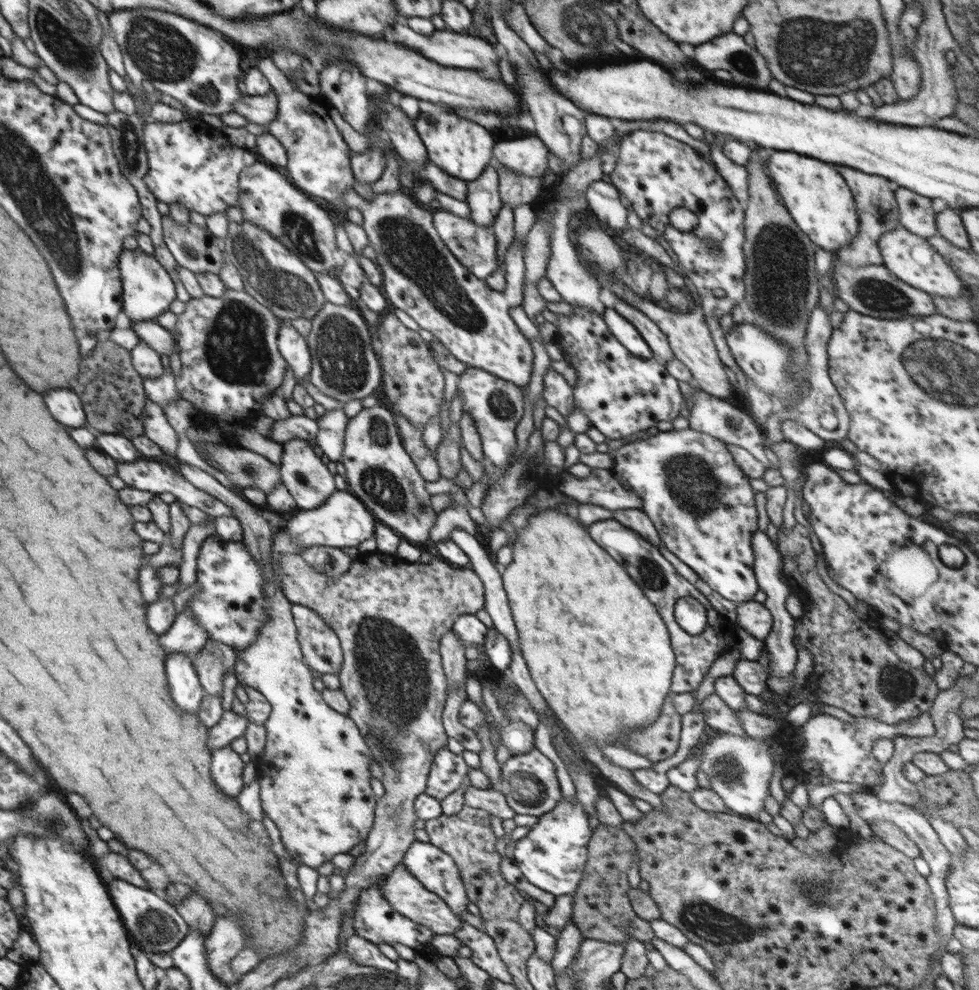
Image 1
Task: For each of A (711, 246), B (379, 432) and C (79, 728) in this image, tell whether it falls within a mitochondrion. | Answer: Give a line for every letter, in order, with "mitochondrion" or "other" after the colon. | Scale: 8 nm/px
A: mitochondrion
B: mitochondrion
C: other

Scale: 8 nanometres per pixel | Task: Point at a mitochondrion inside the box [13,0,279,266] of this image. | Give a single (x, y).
(160, 51)

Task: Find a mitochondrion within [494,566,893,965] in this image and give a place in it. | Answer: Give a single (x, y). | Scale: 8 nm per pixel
(715, 926)

